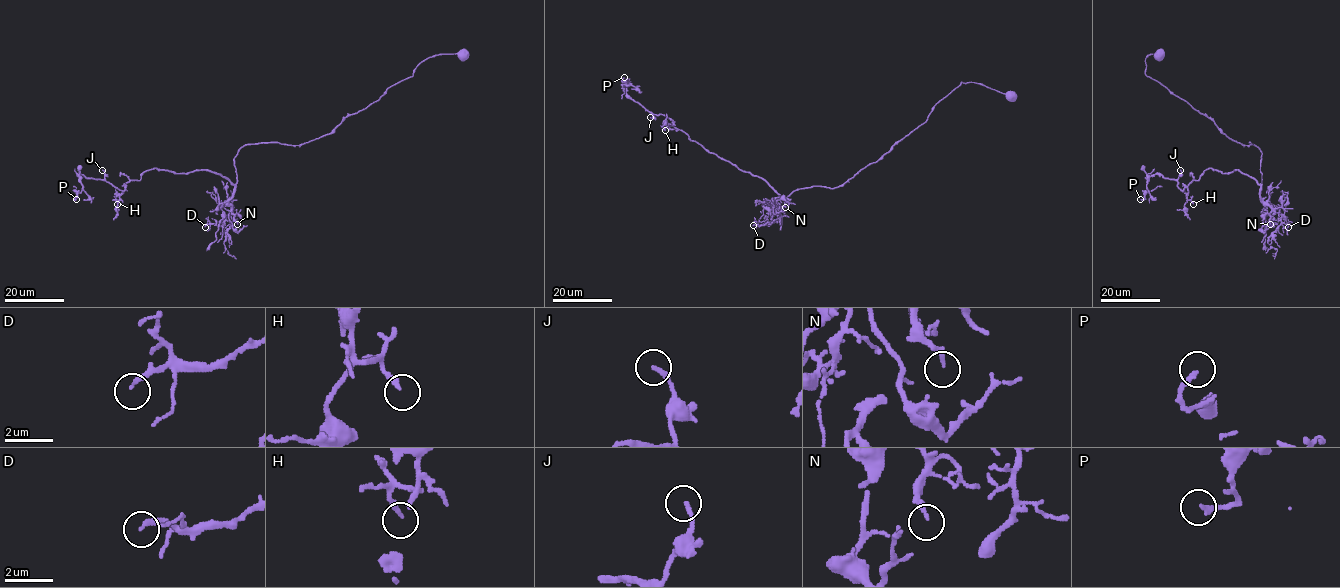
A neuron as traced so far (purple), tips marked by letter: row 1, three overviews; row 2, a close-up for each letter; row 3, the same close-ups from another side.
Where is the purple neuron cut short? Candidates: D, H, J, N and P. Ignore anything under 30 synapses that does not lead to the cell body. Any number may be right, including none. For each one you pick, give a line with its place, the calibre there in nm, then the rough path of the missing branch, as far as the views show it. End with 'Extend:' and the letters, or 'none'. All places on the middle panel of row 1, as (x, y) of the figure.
Extend: none

